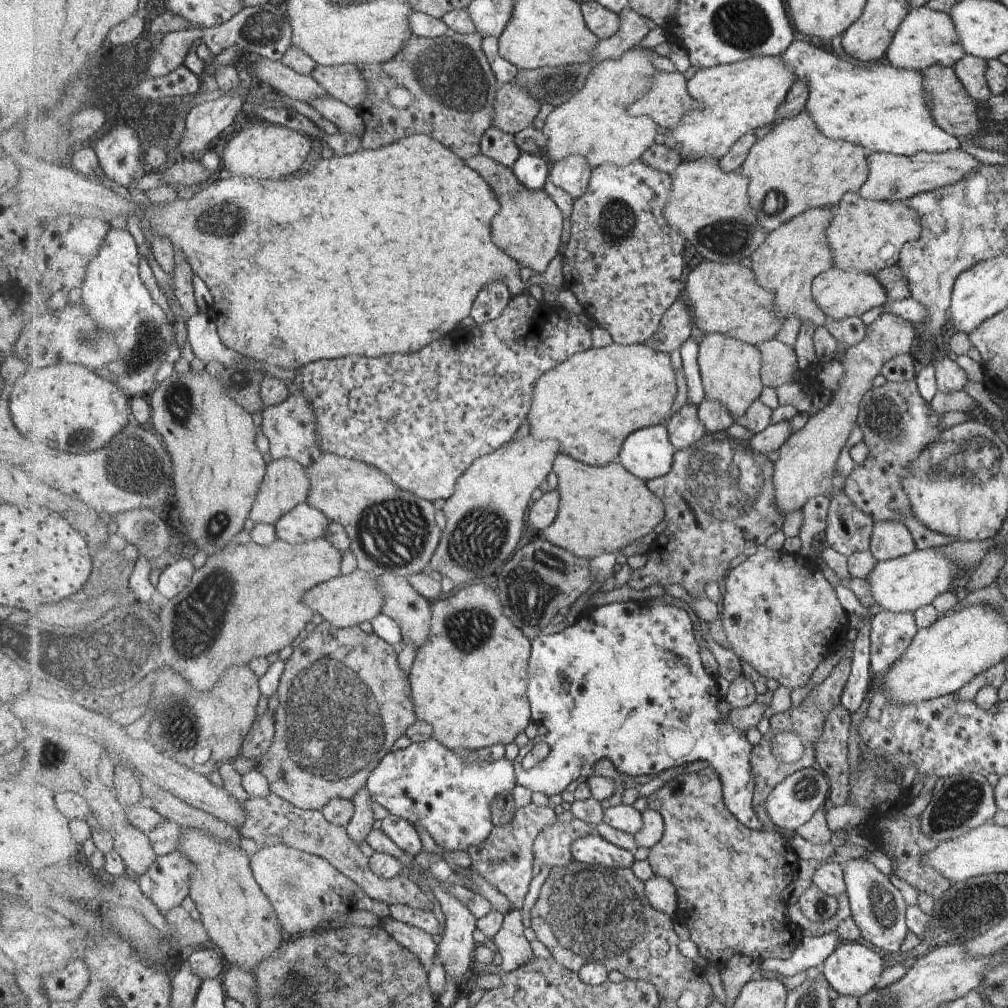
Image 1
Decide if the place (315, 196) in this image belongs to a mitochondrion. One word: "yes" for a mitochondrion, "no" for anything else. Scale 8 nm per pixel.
no

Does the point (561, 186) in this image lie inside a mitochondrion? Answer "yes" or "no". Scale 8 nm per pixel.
no

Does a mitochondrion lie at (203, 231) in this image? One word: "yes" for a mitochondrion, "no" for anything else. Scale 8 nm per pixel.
yes

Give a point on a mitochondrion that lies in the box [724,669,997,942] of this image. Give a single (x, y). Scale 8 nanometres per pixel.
(960, 802)

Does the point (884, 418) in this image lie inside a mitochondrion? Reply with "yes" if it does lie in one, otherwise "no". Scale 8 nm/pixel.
yes

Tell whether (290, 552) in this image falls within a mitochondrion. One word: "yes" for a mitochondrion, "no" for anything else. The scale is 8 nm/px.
no

